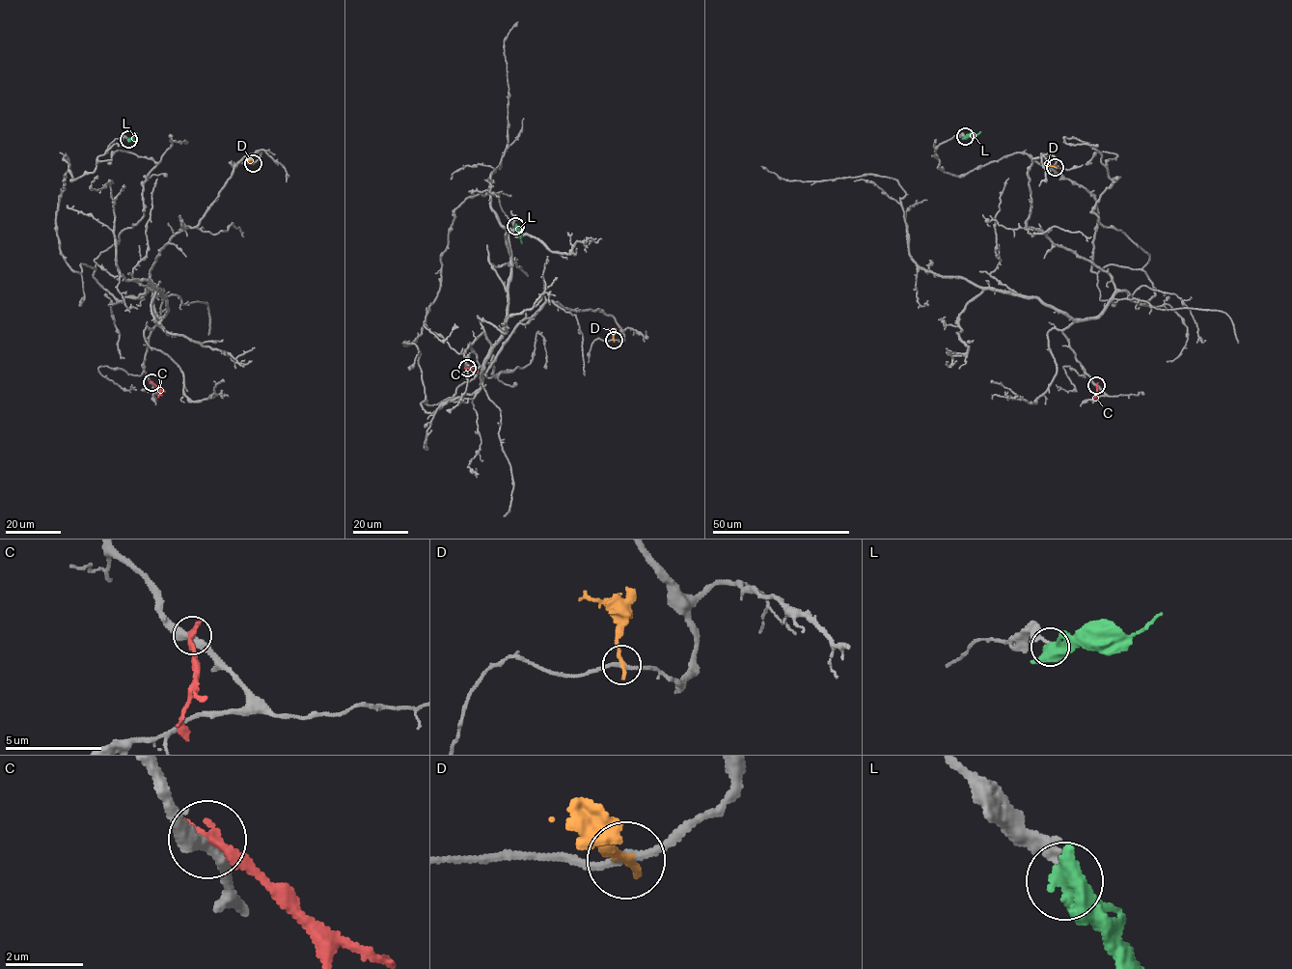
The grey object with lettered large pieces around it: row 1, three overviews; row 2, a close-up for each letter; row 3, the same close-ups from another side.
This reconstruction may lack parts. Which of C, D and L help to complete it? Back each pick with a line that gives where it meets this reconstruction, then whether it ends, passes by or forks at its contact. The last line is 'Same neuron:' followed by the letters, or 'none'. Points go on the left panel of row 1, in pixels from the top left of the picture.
Same neuron: none

